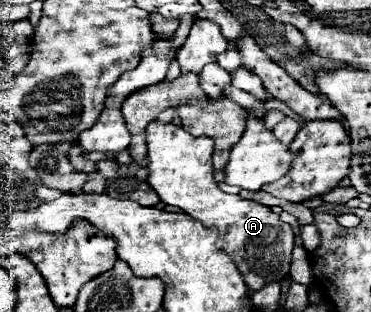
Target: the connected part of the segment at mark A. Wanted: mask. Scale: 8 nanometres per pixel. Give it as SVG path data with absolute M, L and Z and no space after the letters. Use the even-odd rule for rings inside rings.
M153 121L153 125L149 125L149 129L147 129L147 145L149 145L149 153L147 153L149 177L147 177L147 183L151 183L151 187L157 191L157 195L161 197L161 201L165 205L179 207L181 211L199 219L205 227L217 227L219 229L217 245L235 261L235 265L243 273L245 285L251 293L259 291L261 287L265 287L271 281L279 283L289 275L291 253L295 247L295 233L293 233L291 225L283 223L279 219L279 213L273 213L267 205L247 201L247 199L241 199L239 195L229 195L229 193L223 193L219 189L217 181L213 179L213 171L215 171L213 163L211 163L213 141L209 141L209 137L199 139L199 137L185 133L185 129L173 125L173 123L163 125L159 121Z

